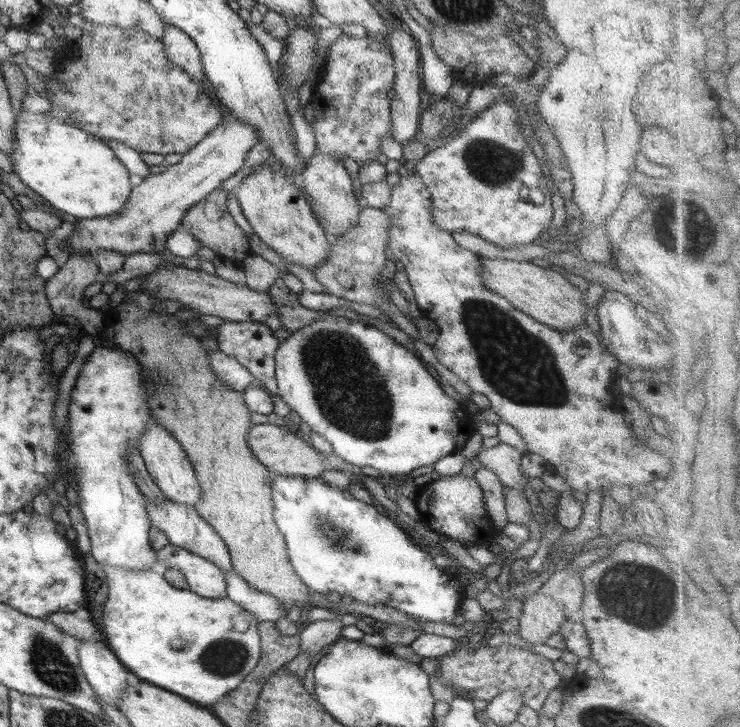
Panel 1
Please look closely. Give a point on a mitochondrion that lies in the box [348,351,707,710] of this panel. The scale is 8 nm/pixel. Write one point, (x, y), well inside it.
(640, 604)

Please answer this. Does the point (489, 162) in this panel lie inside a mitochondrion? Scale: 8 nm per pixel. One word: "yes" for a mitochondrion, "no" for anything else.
yes

